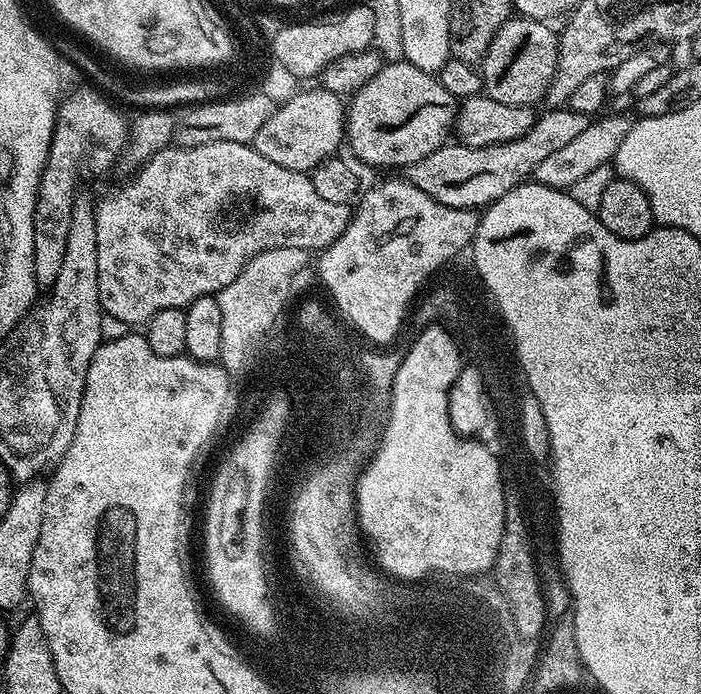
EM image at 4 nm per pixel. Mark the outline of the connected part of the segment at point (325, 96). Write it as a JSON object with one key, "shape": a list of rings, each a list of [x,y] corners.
{"shape":[[[319,86],[306,87],[297,92],[283,104],[273,107],[270,118],[262,125],[262,130],[252,140],[252,147],[270,158],[286,170],[311,173],[322,161],[337,155],[336,148],[346,140],[346,104],[341,97],[335,96]]]}

